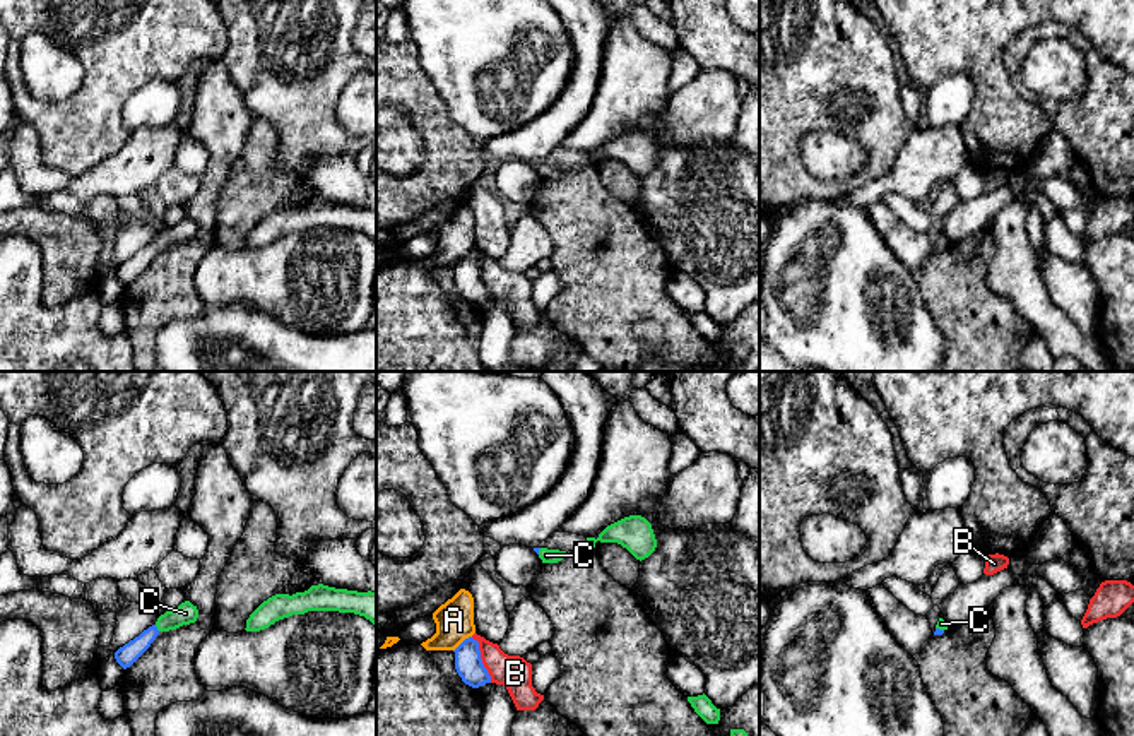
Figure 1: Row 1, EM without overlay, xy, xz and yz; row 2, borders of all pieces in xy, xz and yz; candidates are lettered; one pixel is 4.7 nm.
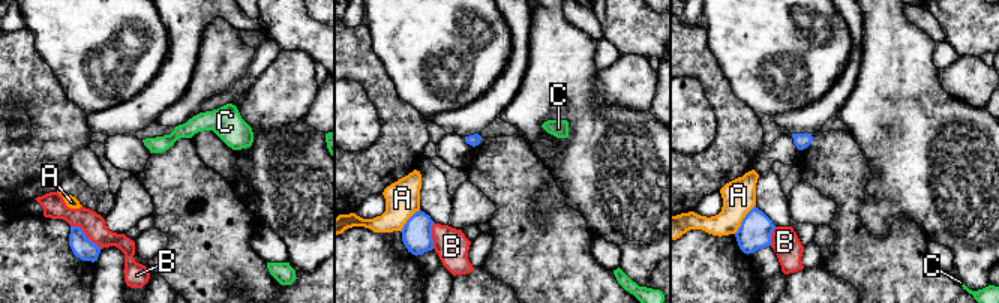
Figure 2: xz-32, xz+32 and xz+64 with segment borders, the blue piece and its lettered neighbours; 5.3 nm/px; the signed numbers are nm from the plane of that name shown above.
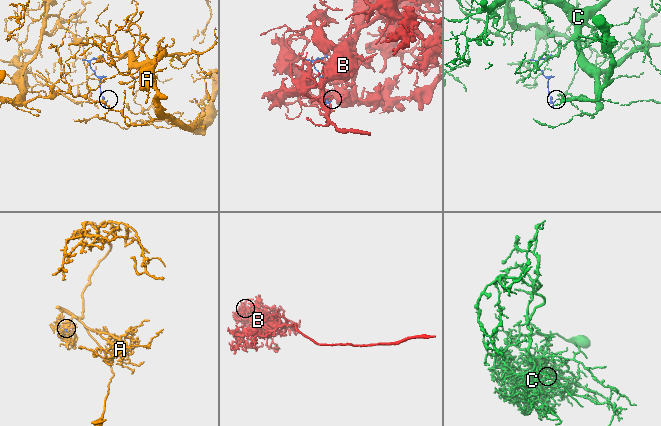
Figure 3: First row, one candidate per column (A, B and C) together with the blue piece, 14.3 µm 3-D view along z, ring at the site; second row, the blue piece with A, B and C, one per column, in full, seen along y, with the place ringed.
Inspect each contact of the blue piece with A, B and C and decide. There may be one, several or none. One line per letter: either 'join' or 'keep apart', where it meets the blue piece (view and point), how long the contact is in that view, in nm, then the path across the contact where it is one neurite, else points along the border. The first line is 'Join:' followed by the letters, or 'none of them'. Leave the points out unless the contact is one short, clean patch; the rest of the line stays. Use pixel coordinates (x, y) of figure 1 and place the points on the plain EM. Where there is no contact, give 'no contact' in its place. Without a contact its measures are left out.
Join: C
A: keep apart; contact xz (462, 259); length 120 nm; border xz (471, 252), (454, 267)
B: keep apart; contact xz (481, 276); length 240 nm
C: join; contact xy (156, 245); length 40 nm; way xy (125, 273), (156, 245), (185, 230)

